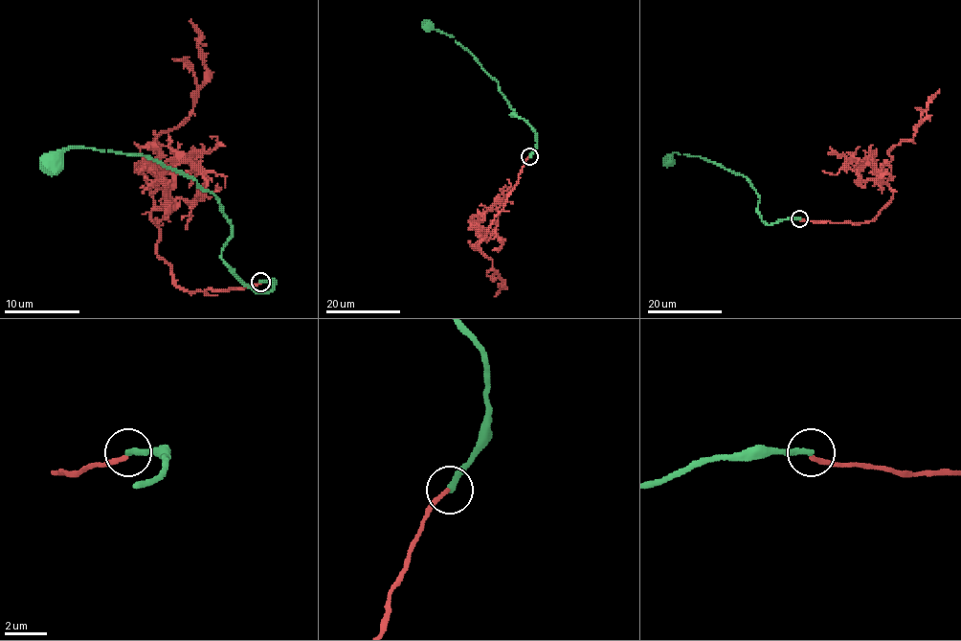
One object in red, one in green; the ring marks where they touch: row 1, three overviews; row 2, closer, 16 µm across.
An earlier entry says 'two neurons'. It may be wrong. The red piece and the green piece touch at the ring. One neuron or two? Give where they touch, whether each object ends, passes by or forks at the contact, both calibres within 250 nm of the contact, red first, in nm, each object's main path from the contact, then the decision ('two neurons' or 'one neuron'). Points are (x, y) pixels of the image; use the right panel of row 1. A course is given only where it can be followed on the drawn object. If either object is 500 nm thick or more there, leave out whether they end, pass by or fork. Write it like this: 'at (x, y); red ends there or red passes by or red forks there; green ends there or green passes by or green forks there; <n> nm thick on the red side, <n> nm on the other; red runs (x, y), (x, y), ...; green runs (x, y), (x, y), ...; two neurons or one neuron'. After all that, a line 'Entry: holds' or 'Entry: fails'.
at (799, 218); red ends there; green ends there; 200 nm thick on the red side, 320 nm on the other; red runs (800, 218), (871, 221), (892, 196), (887, 151), (911, 140), (939, 90); green runs (800, 218), (767, 224), (756, 209), (758, 194), (750, 182), (699, 156), (673, 152), (664, 164); two neurons
Entry: holds

